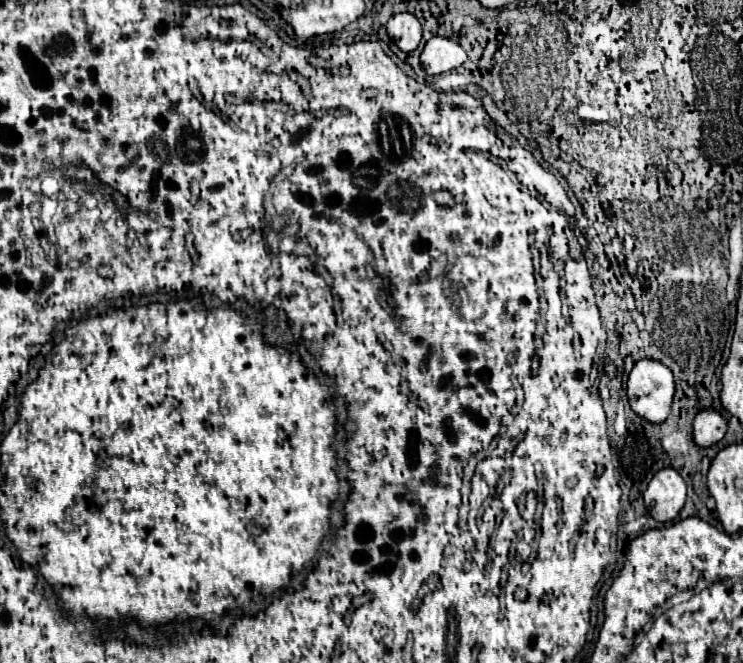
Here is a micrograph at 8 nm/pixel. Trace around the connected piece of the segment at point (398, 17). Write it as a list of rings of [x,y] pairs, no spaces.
[[[410,12],[394,14],[386,22],[386,32],[392,38],[392,42],[396,42],[396,46],[404,52],[416,50],[416,46],[422,40],[422,26],[420,26],[418,18]]]

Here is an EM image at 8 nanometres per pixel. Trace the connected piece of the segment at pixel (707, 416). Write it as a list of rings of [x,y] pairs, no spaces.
[[[700,410],[694,418],[694,442],[708,448],[720,442],[726,434],[726,420],[714,410]]]

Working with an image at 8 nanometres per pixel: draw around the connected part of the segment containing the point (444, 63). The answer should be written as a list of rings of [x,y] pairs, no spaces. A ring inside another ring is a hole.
[[[432,36],[426,42],[420,60],[422,60],[422,66],[428,74],[442,74],[442,72],[454,70],[460,64],[464,64],[466,52],[458,42],[454,42],[450,38]]]

